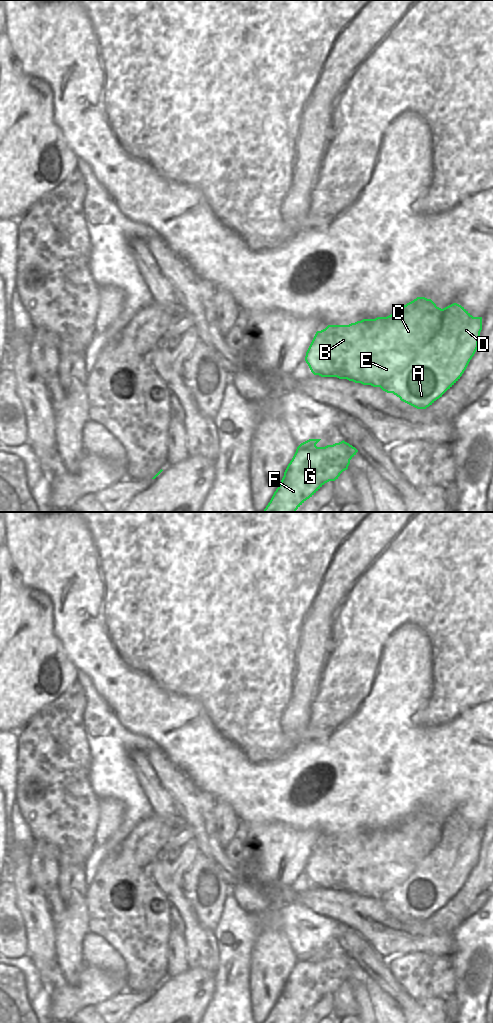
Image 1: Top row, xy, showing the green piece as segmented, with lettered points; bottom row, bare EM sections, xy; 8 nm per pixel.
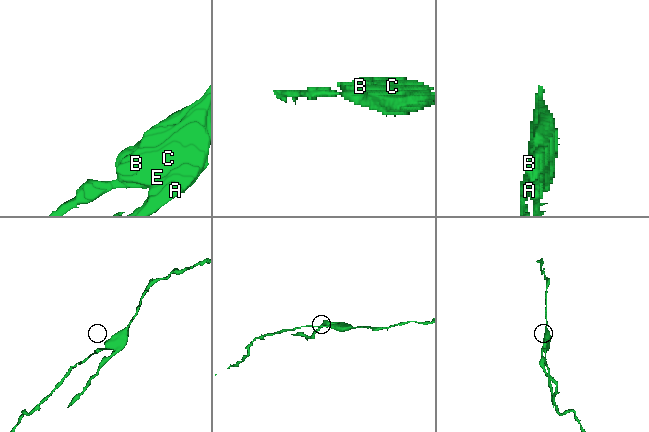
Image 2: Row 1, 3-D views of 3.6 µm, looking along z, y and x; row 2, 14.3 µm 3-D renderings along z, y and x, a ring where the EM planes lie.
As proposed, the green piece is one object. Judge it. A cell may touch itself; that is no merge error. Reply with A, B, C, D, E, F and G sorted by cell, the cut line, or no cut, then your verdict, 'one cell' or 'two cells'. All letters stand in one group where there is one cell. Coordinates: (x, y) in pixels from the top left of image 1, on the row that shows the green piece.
A F G / B C D E | xy (380, 386), (401, 387), (414, 360), (444, 392) | two cells

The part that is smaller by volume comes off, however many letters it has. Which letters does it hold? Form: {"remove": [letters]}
{"remove": ["A", "F", "G"]}

